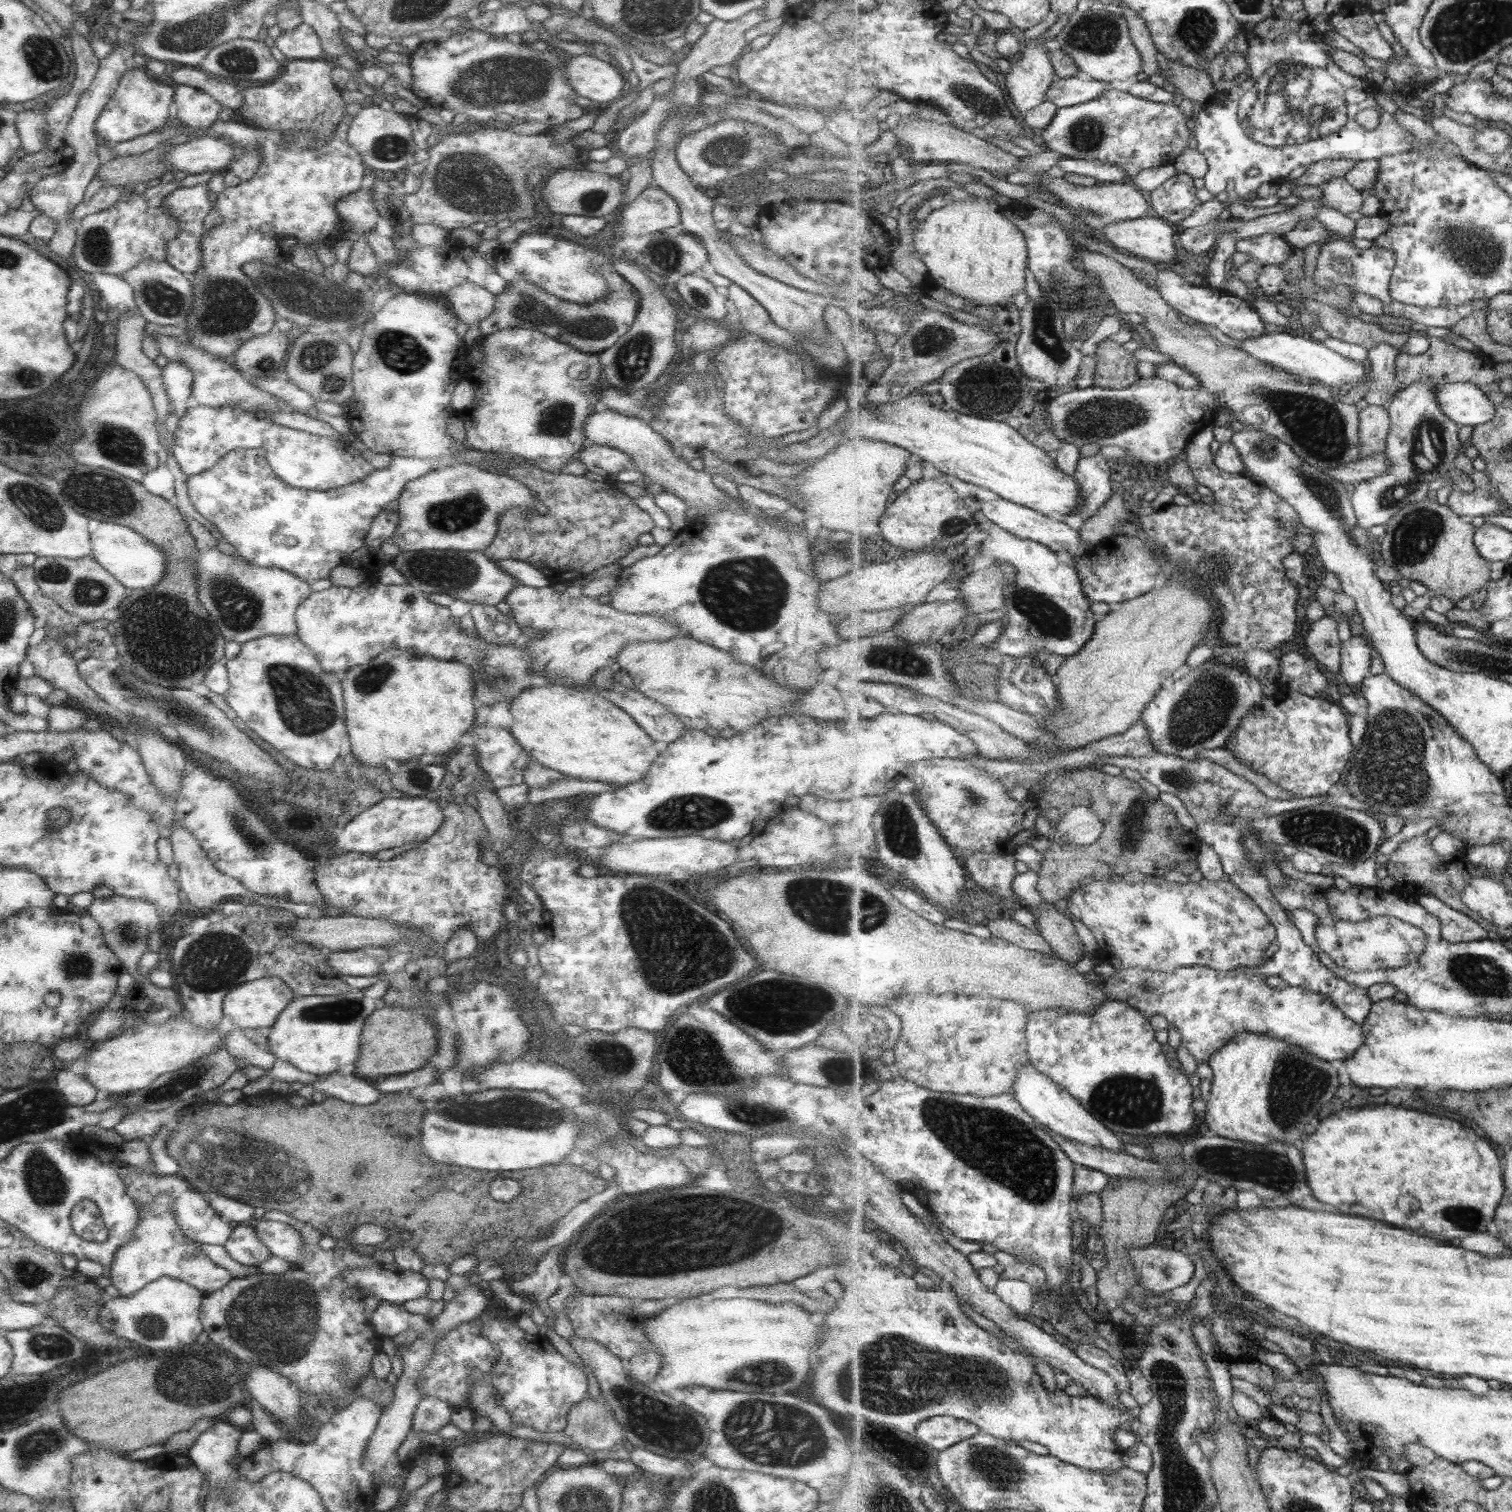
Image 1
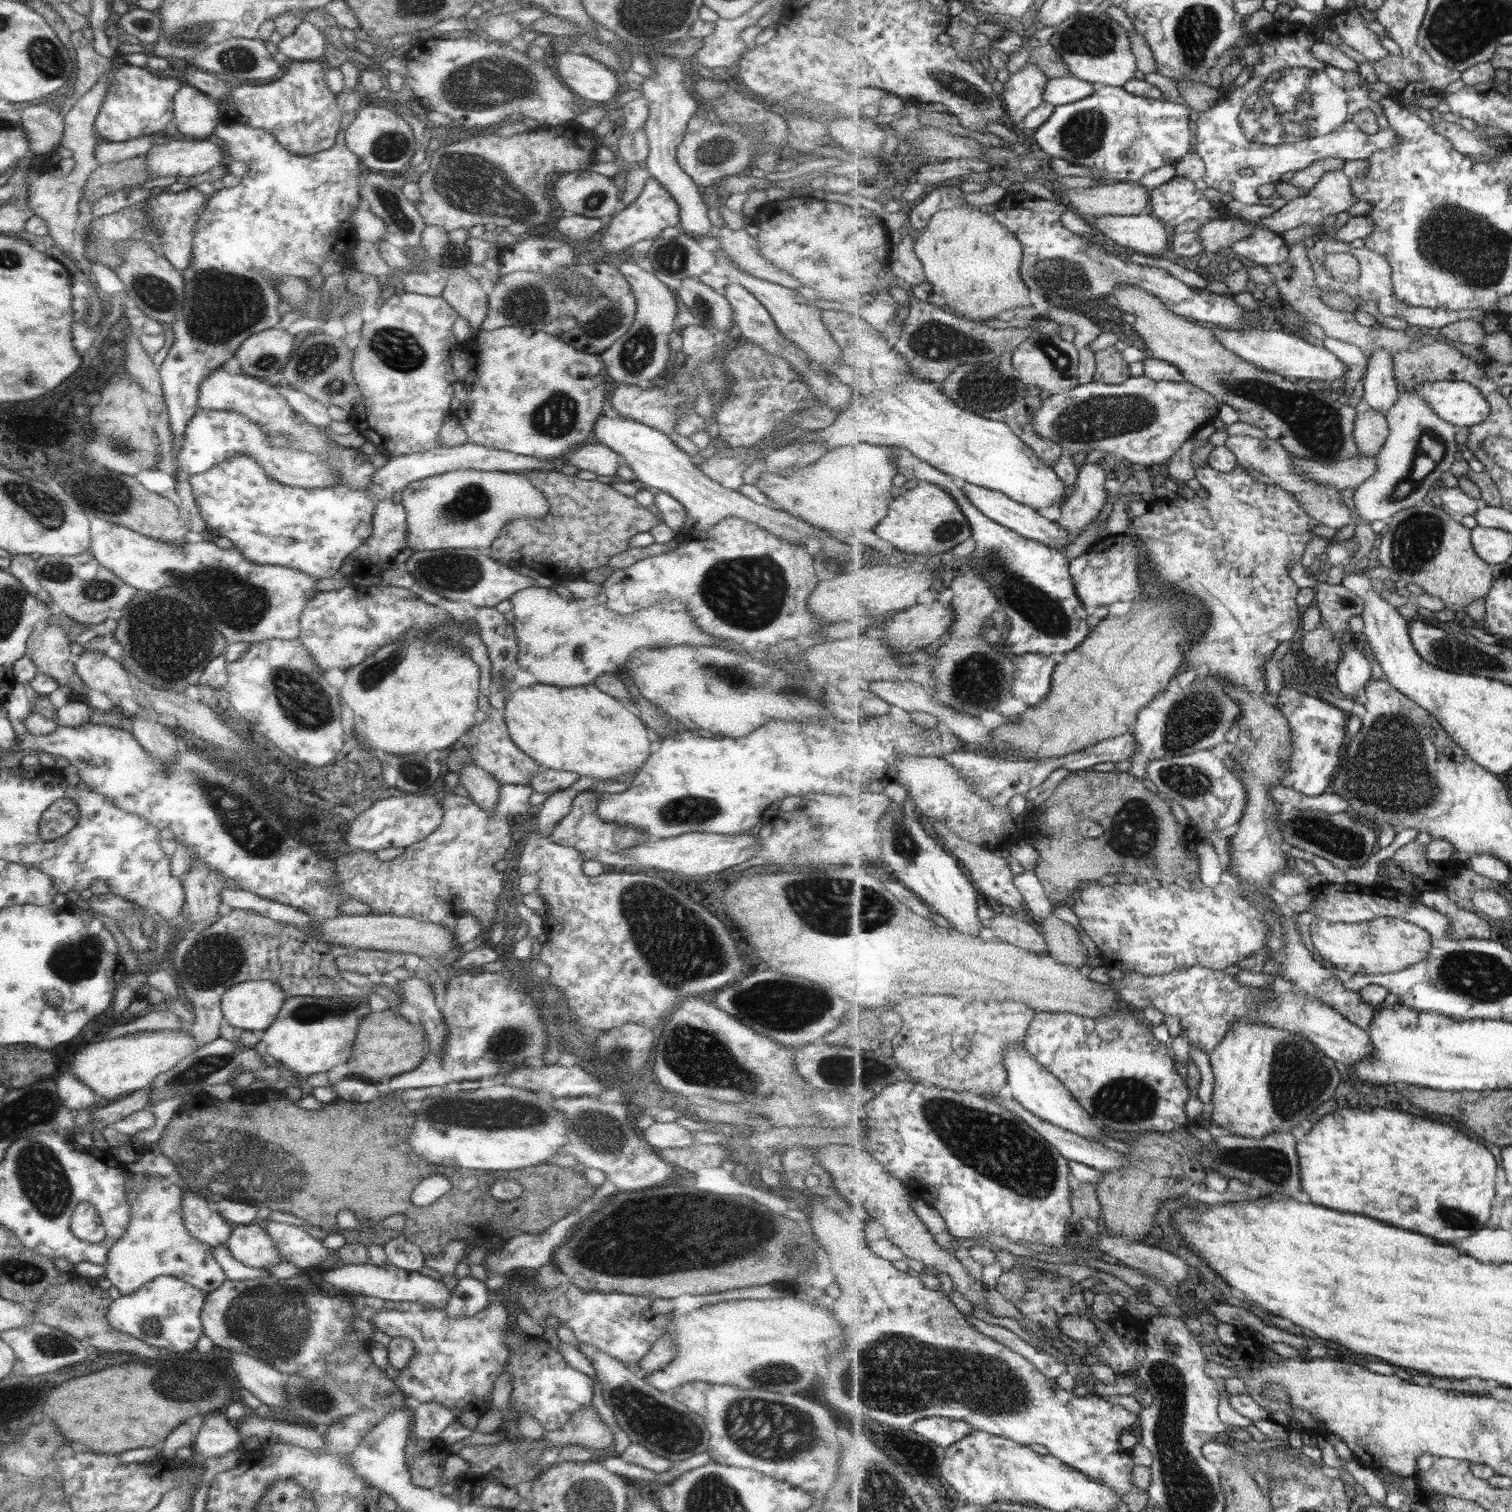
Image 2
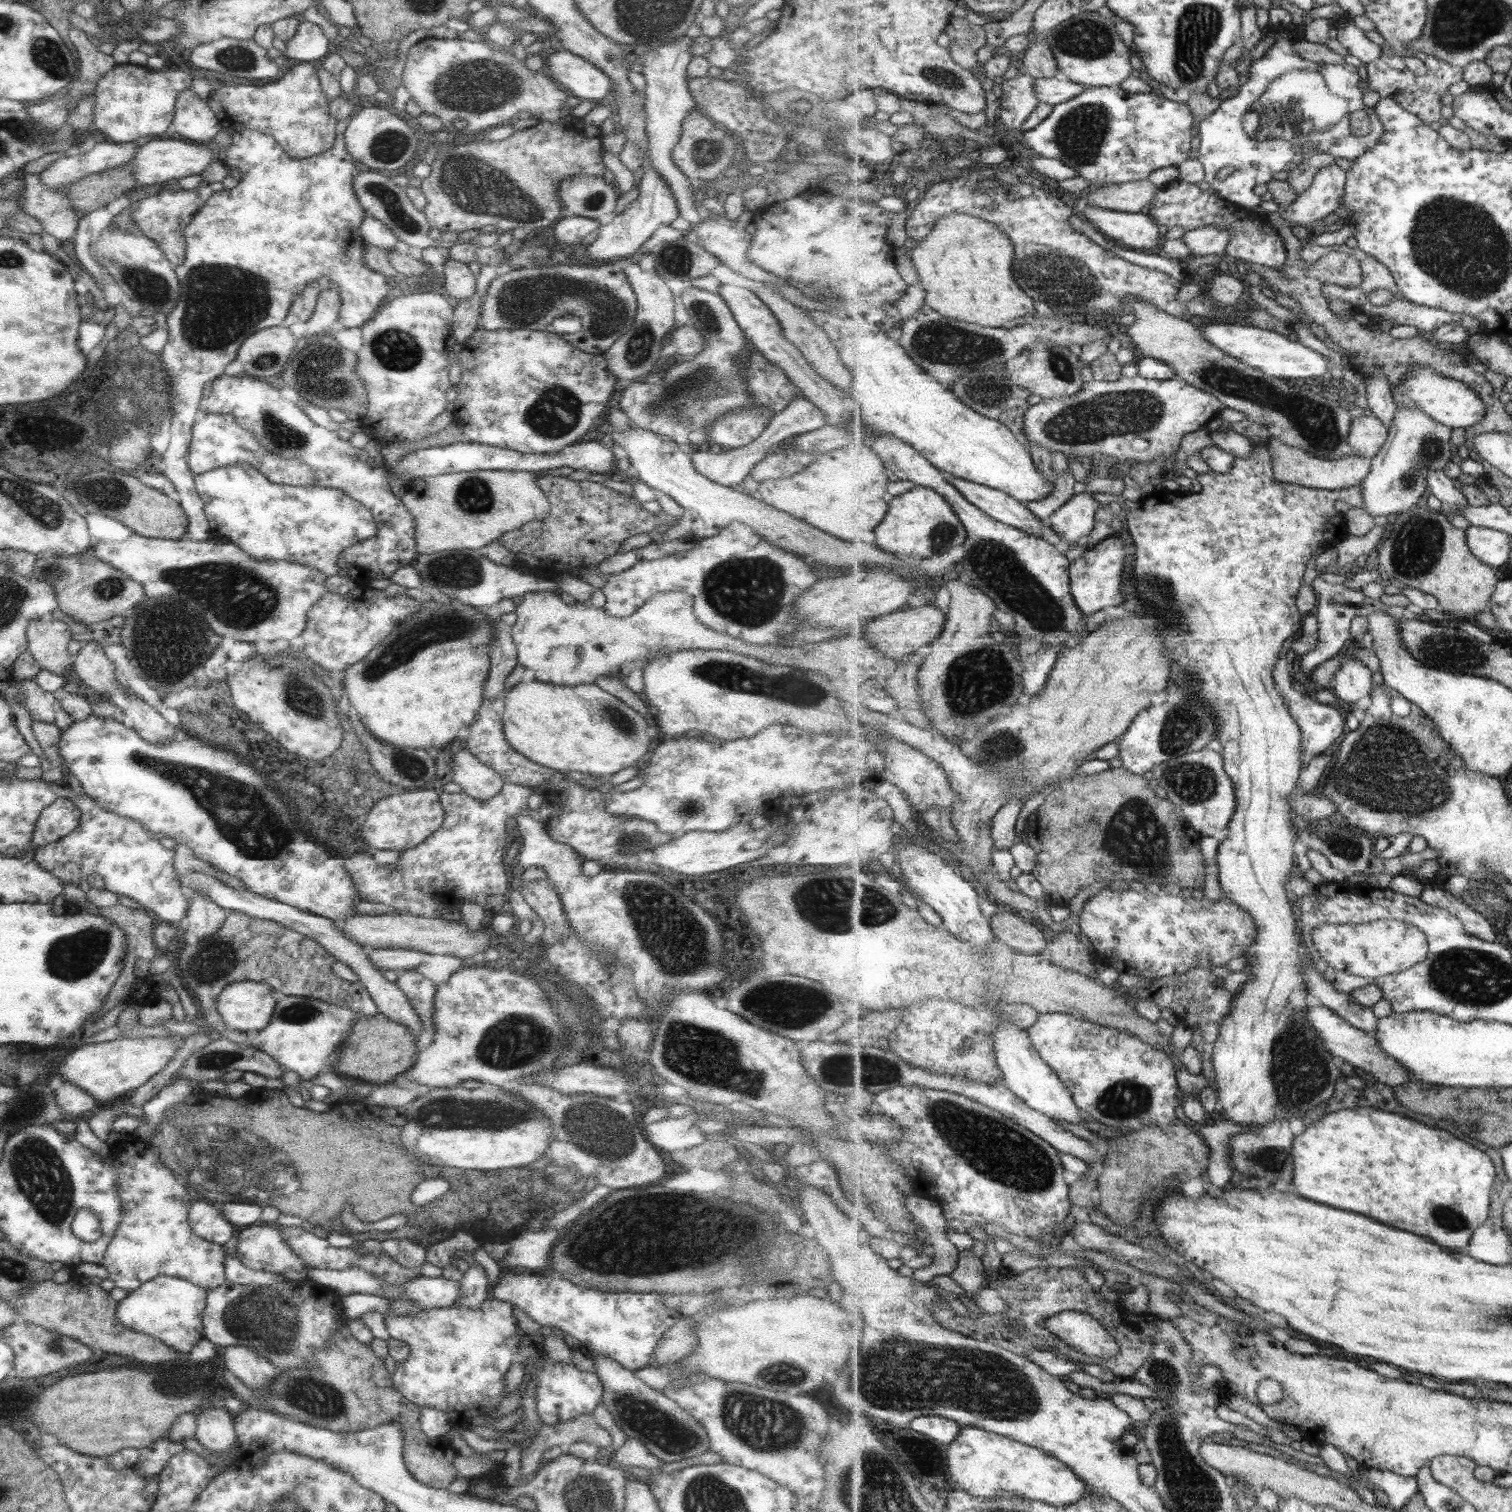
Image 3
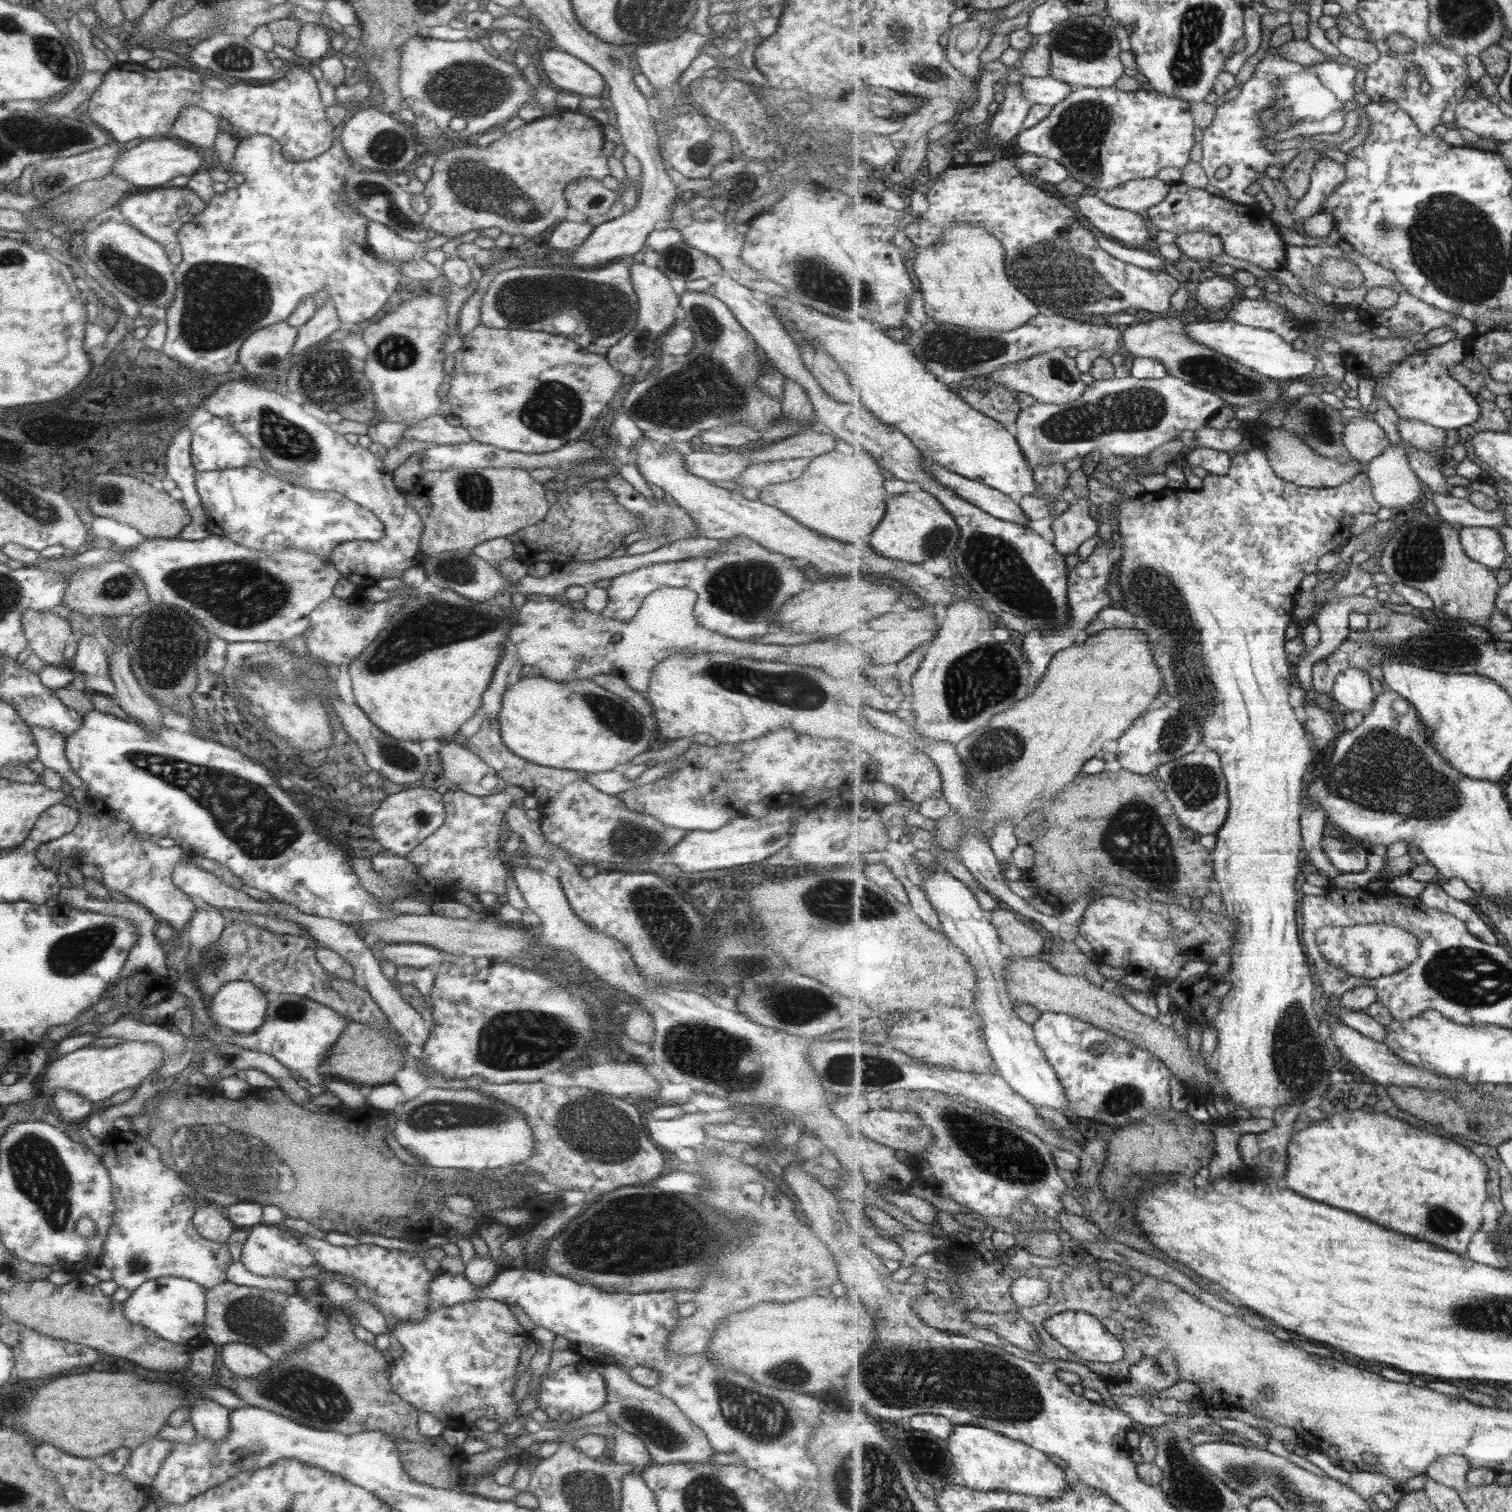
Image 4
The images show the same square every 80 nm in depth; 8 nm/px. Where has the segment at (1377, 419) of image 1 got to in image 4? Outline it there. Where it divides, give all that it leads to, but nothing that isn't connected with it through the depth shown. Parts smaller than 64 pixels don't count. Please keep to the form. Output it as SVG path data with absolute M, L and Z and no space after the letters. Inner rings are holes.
M1369 415L1350 419L1343 432L1343 443L1353 459L1365 464L1381 457L1392 444L1385 429Z

